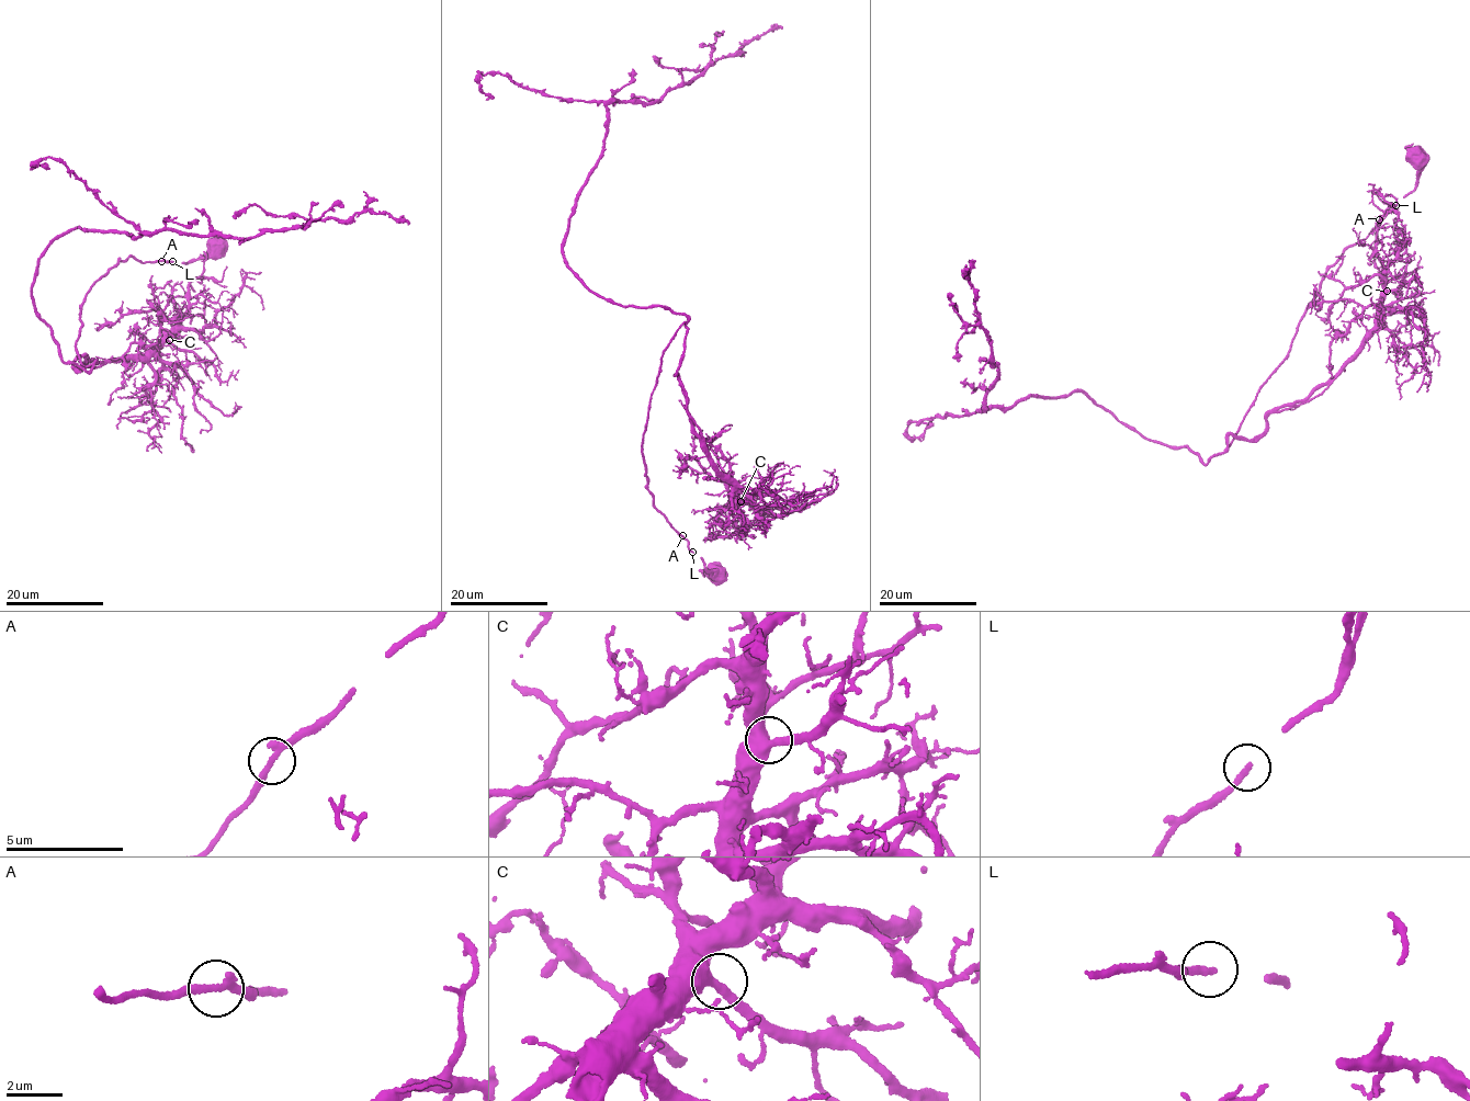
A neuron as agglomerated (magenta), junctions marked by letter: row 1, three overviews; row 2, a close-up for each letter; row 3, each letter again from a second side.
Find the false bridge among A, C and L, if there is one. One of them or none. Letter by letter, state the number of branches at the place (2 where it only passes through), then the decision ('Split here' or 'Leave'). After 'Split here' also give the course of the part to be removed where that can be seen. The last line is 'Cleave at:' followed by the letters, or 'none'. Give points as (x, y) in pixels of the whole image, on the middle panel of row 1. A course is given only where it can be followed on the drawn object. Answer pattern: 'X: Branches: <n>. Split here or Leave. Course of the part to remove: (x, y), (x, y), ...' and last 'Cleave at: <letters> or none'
A: Branches: 2. Leave
C: Branches: 2. Leave
L: Branches: 1. Leave
Cleave at: none

